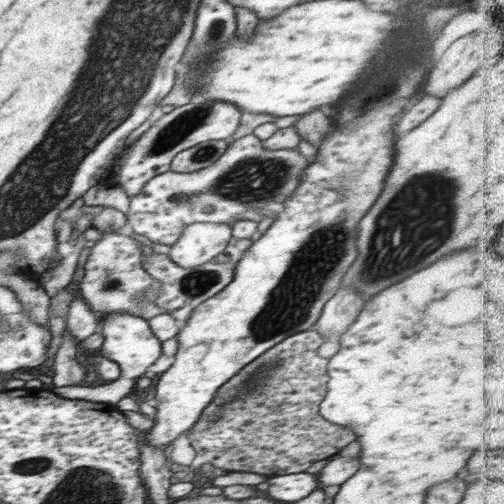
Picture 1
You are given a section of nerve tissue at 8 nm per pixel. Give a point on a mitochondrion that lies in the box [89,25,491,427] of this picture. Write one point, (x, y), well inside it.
(420, 231)

